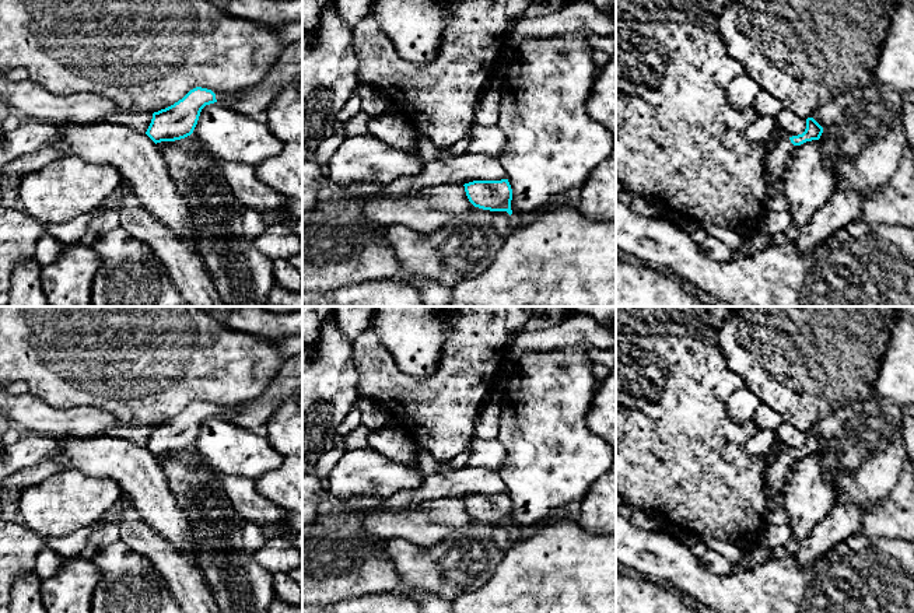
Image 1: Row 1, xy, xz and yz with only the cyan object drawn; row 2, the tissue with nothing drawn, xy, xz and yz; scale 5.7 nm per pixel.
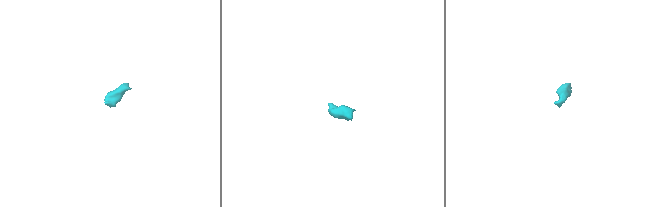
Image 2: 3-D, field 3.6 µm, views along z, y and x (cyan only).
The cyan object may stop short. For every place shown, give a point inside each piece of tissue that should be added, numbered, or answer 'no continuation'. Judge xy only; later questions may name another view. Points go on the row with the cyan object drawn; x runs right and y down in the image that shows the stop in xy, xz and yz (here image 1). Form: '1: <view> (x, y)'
1: xy (287, 69)

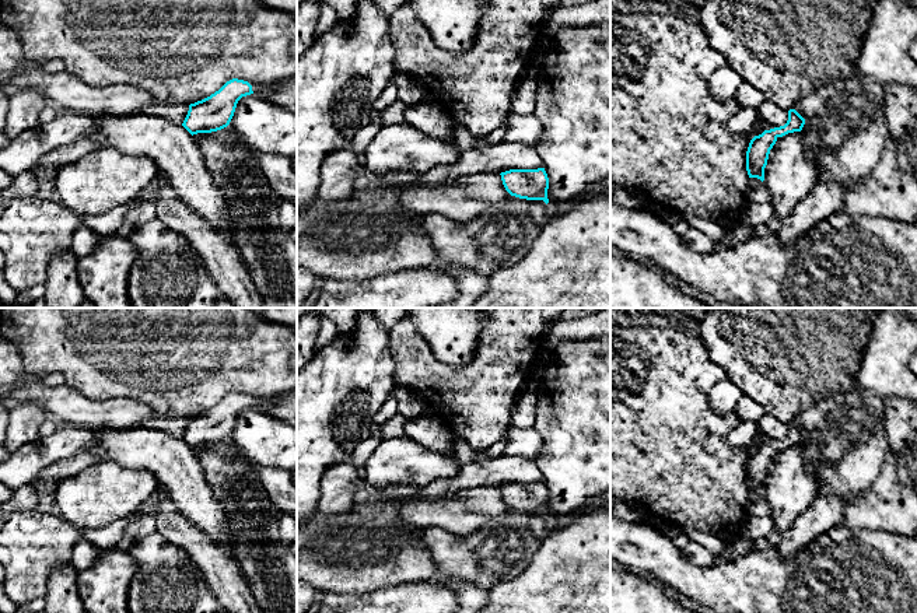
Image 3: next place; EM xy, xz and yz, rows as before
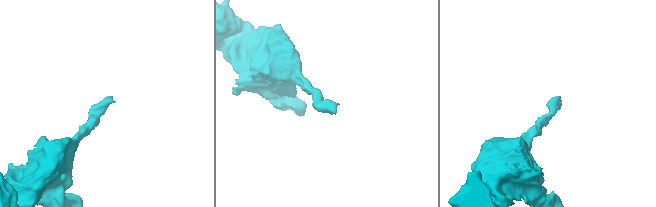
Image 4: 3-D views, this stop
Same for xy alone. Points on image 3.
1: xy (284, 93)

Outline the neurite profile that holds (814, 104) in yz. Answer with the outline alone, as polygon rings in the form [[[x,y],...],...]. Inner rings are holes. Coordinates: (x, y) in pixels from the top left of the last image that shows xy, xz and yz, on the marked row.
[[[815,91],[809,94],[808,97],[799,99],[792,109],[795,109],[804,119],[805,123],[820,113],[826,106],[826,99],[823,98],[823,94],[819,91]]]

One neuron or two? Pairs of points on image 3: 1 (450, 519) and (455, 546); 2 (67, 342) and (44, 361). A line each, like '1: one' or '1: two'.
1: two
2: one

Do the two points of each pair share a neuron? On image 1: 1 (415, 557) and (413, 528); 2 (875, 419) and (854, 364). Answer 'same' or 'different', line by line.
1: different
2: different

